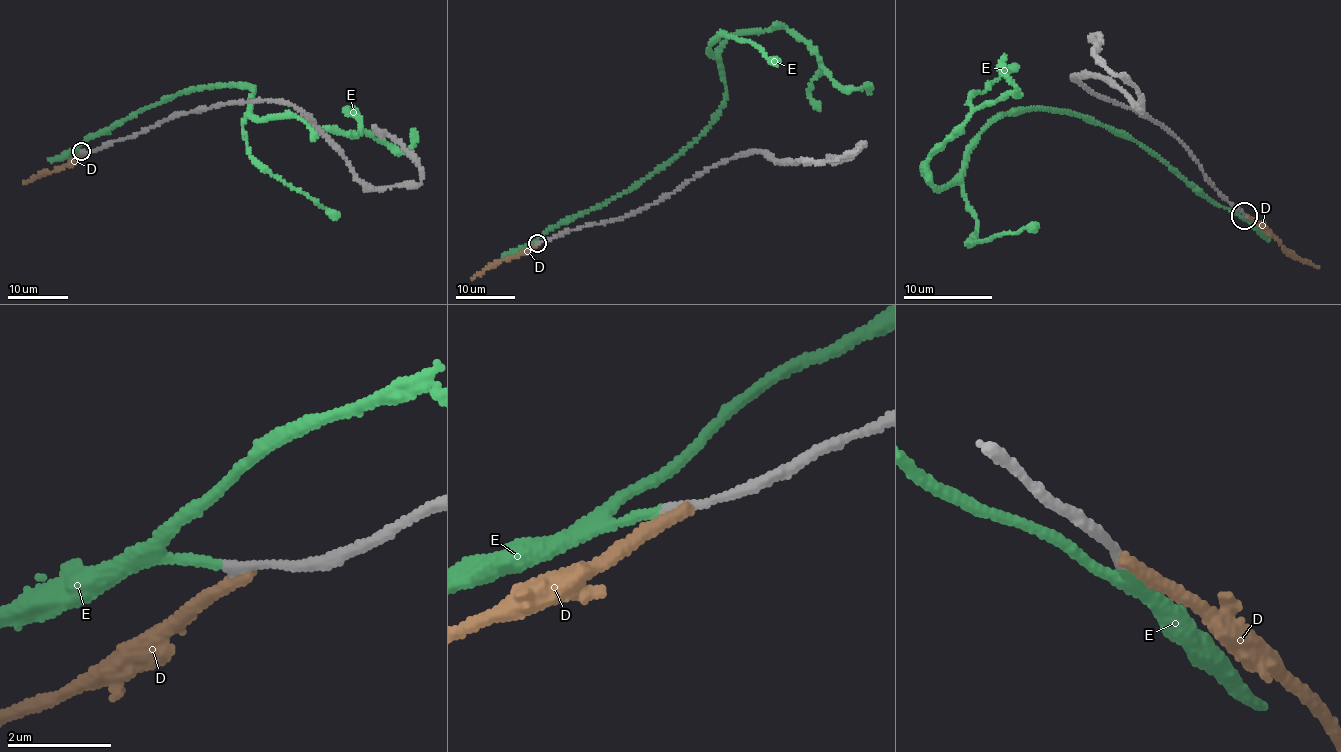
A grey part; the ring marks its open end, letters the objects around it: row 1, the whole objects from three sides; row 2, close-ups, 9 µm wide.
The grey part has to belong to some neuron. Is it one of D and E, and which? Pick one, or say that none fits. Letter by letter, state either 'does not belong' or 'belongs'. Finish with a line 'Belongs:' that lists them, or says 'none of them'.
D: does not belong
E: belongs
Belongs: E

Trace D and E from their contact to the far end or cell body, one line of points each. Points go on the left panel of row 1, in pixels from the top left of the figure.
D: (83, 152), (59, 169), (40, 173), (24, 182)
E: (82, 151), (208, 85), (252, 88), (255, 117), (298, 115), (401, 152), (412, 127)

